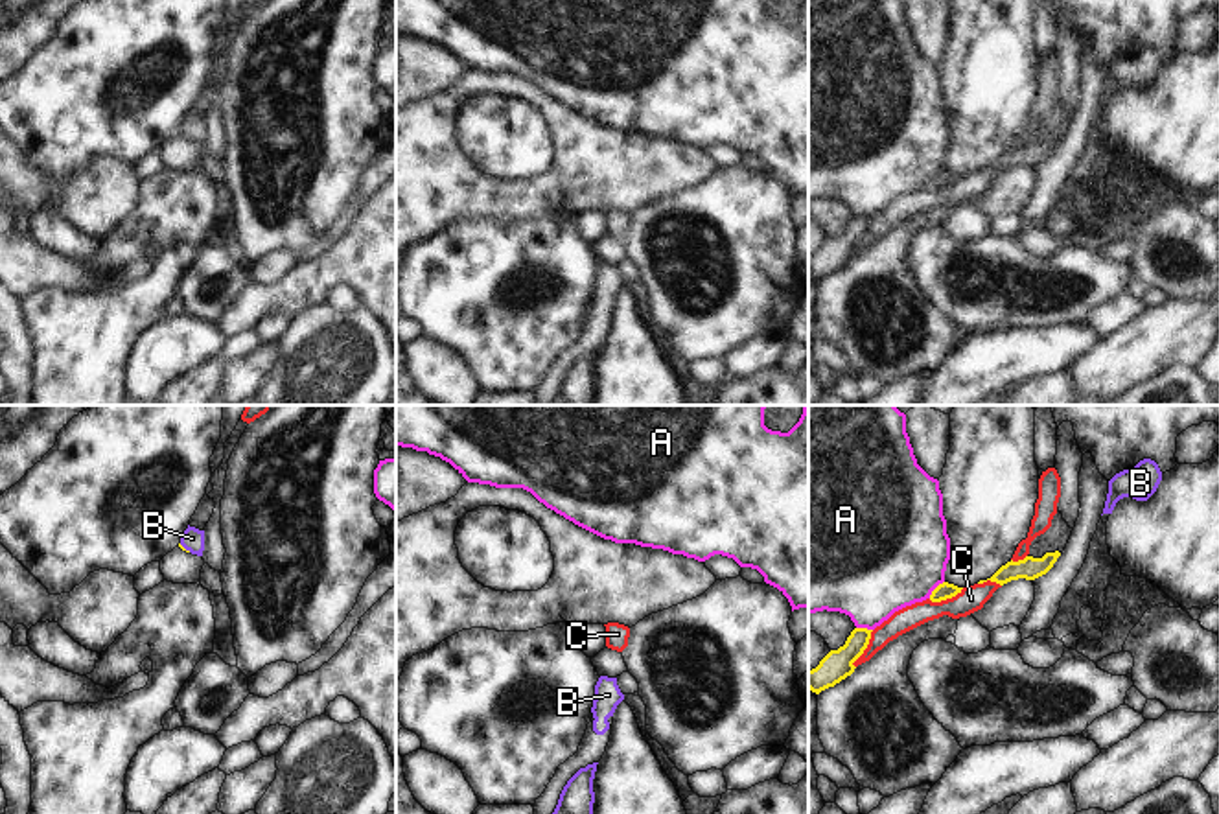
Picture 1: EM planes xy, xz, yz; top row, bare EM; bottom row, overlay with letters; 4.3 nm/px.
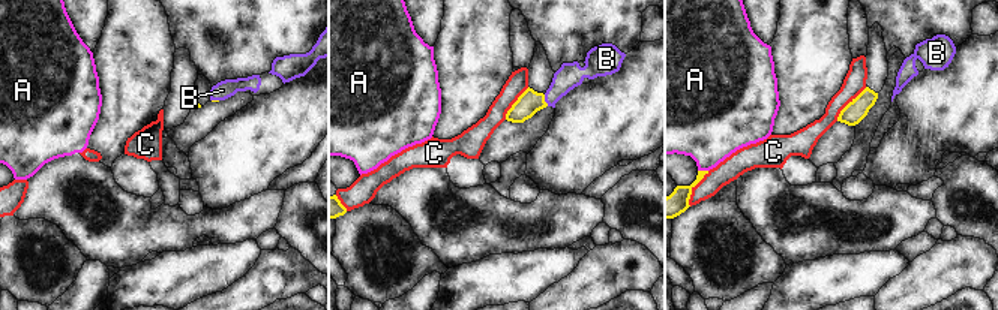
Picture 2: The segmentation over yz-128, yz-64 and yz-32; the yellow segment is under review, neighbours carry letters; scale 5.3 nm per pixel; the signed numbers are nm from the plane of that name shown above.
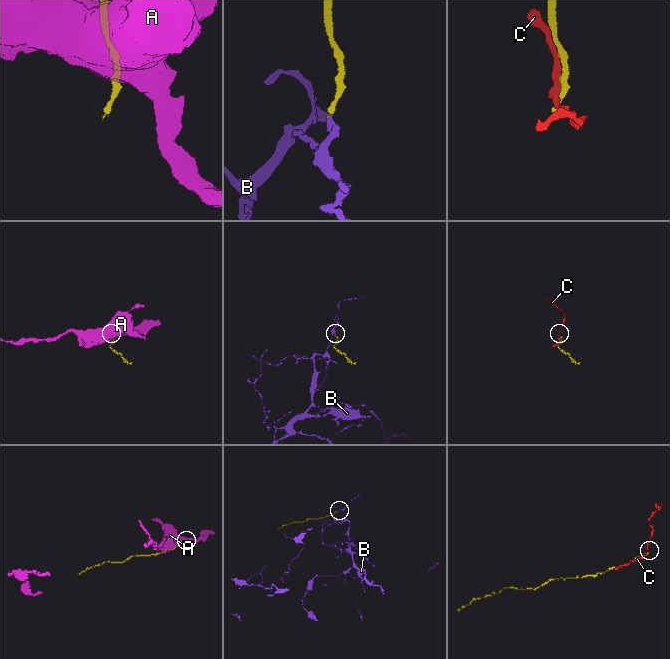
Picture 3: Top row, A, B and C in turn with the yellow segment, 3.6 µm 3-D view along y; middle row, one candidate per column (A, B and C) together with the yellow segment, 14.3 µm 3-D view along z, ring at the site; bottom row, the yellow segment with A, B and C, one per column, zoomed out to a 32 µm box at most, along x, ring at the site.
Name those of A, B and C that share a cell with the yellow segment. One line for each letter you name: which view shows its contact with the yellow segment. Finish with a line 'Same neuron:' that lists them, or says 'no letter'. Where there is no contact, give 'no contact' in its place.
B: xy
Same neuron: B

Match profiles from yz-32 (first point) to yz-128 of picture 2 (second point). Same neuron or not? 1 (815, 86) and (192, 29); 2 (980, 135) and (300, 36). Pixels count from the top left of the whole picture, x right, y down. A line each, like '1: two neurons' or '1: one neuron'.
1: two neurons
2: two neurons

